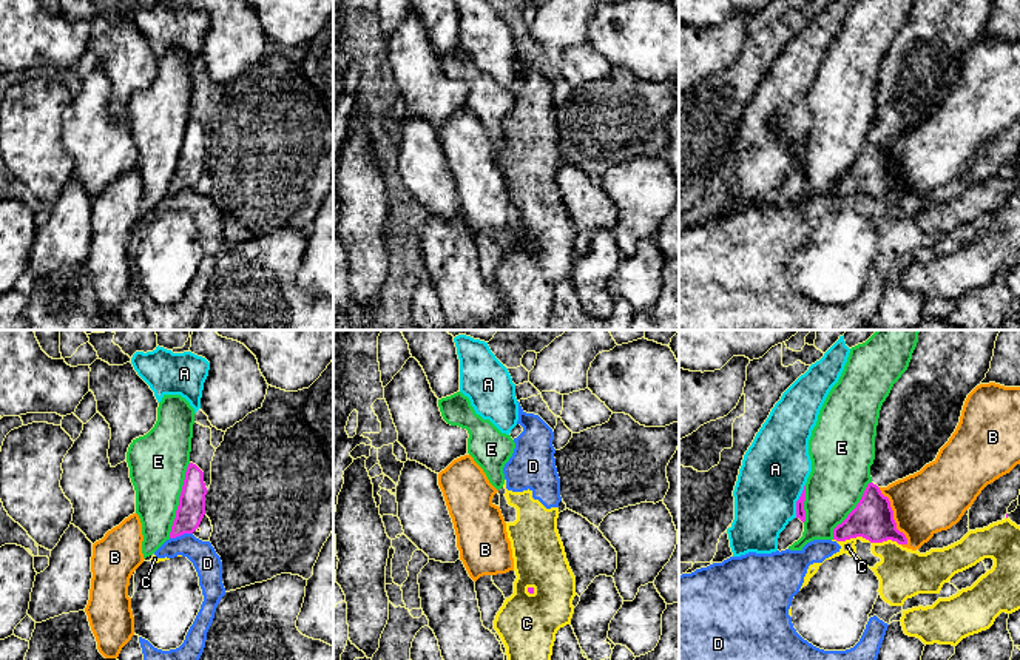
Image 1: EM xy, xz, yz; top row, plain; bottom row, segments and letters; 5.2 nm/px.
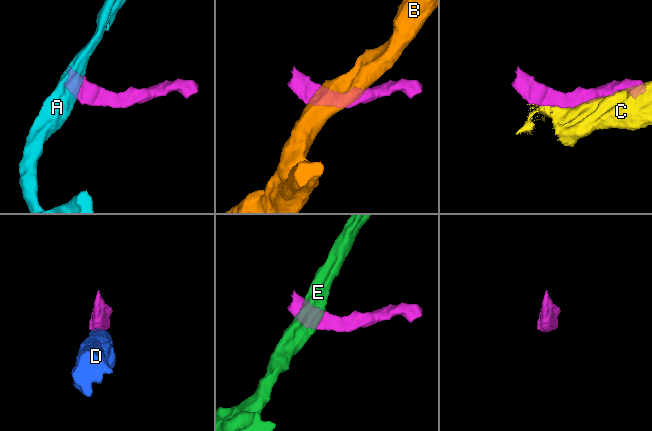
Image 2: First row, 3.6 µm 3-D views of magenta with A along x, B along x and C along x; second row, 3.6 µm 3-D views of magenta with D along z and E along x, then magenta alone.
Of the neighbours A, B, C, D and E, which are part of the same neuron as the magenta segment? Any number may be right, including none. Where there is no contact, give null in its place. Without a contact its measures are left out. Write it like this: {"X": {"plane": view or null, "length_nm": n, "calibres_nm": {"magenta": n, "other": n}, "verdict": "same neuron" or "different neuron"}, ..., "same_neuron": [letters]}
{"A": {"plane": "yz", "length_nm": 180, "calibres_nm": {"magenta": 50, "other": 340}, "verdict": "different neuron"}, "B": {"plane": "yz", "length_nm": 340, "calibres_nm": {"magenta": 220, "other": 340}, "verdict": "different neuron"}, "C": {"plane": "yz", "length_nm": 360, "calibres_nm": {"magenta": 220, "other": 70}, "verdict": "different neuron"}, "D": {"plane": "xy", "length_nm": 120, "calibres_nm": {"magenta": 140, "other": 140}, "verdict": "different neuron"}, "E": {"plane": "xy", "length_nm": 400, "calibres_nm": {"magenta": 140, "other": 300}, "verdict": "different neuron"}, "same_neuron": []}

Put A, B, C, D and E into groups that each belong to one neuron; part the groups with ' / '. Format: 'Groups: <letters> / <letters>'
Groups: A / B / C D / E

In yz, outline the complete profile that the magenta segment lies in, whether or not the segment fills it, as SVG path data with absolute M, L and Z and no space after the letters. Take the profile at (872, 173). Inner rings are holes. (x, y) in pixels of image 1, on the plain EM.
M869 137L856 162L833 184L833 194L846 196L863 191L870 197L887 194L907 199L907 193L897 184L890 156L880 142Z

